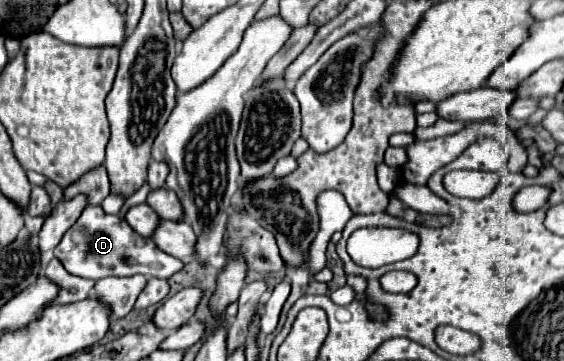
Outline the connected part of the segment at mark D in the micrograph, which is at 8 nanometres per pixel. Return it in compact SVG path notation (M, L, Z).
M87 205L83 209L83 213L75 221L73 229L69 233L65 233L63 243L67 243L67 247L71 247L71 249L55 249L53 251L55 257L65 265L65 269L69 273L75 273L79 277L87 277L93 281L109 277L109 275L129 277L135 273L167 279L173 273L177 273L179 269L183 269L183 263L175 257L169 257L161 249L157 249L153 239L145 239L145 237L137 235L125 221L121 227L121 219L117 215L107 215L101 207L93 207L93 205Z

